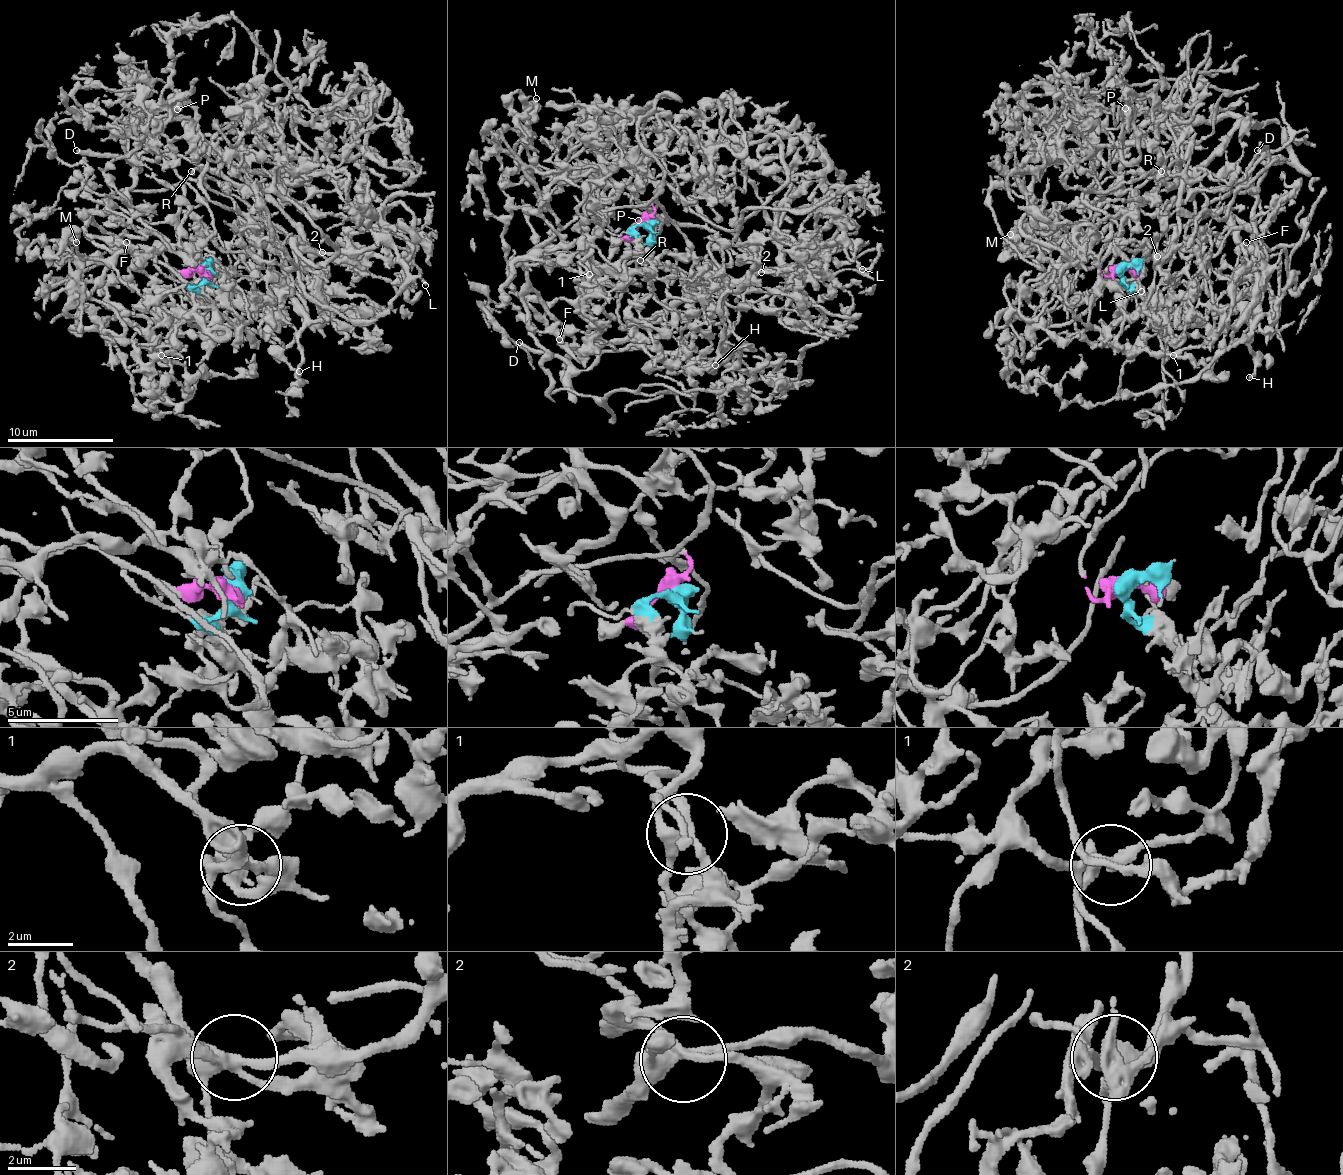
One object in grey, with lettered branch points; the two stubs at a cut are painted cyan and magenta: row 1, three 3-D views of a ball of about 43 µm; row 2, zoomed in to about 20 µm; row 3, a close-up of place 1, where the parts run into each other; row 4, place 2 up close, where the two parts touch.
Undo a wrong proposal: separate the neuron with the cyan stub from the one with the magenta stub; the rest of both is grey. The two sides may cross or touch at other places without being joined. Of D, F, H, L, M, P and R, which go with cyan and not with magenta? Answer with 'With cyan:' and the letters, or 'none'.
With cyan: F, R

